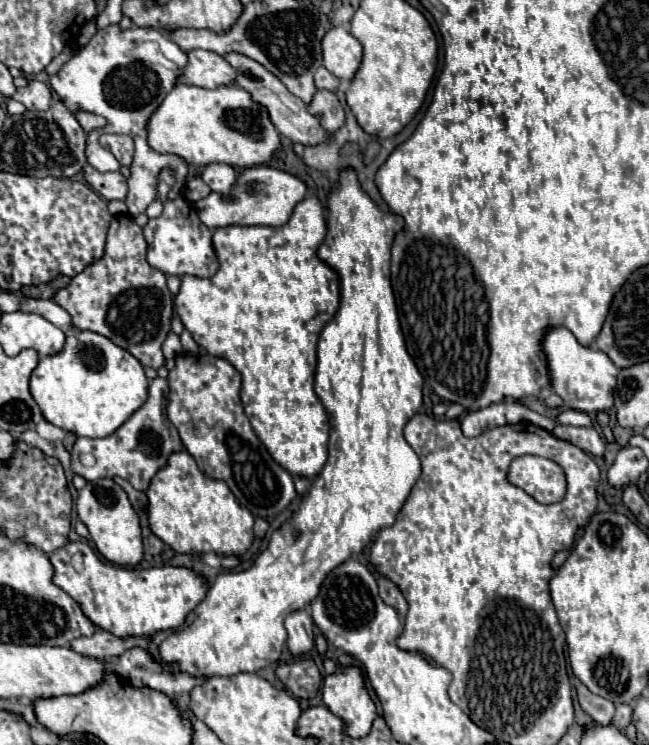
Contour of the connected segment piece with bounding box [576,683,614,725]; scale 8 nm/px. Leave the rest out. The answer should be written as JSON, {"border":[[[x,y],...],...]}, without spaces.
{"border":[[[576,683],[576,691],[578,691],[578,703],[580,707],[600,725],[608,725],[614,719],[614,703],[610,699],[598,697],[594,693],[590,693],[586,689],[586,685]]]}

